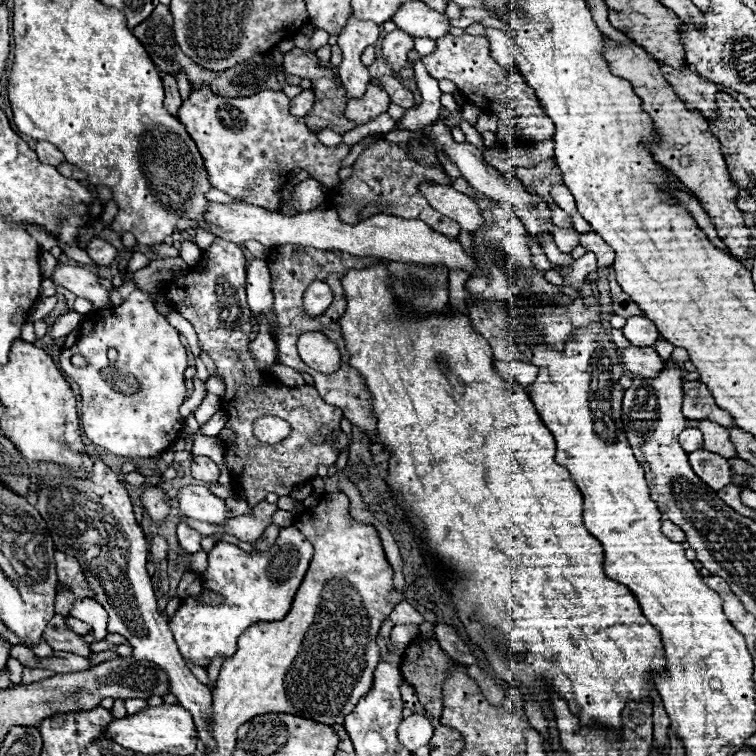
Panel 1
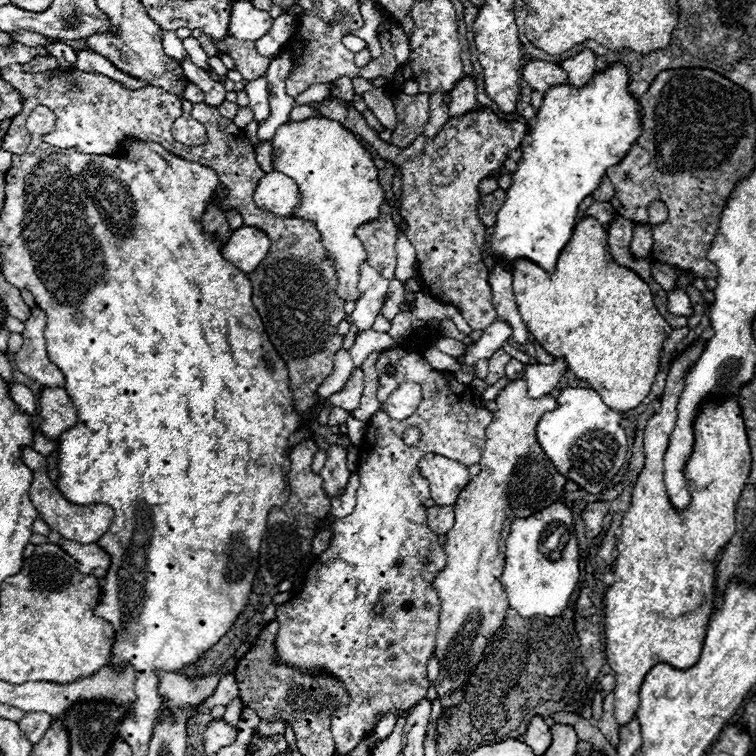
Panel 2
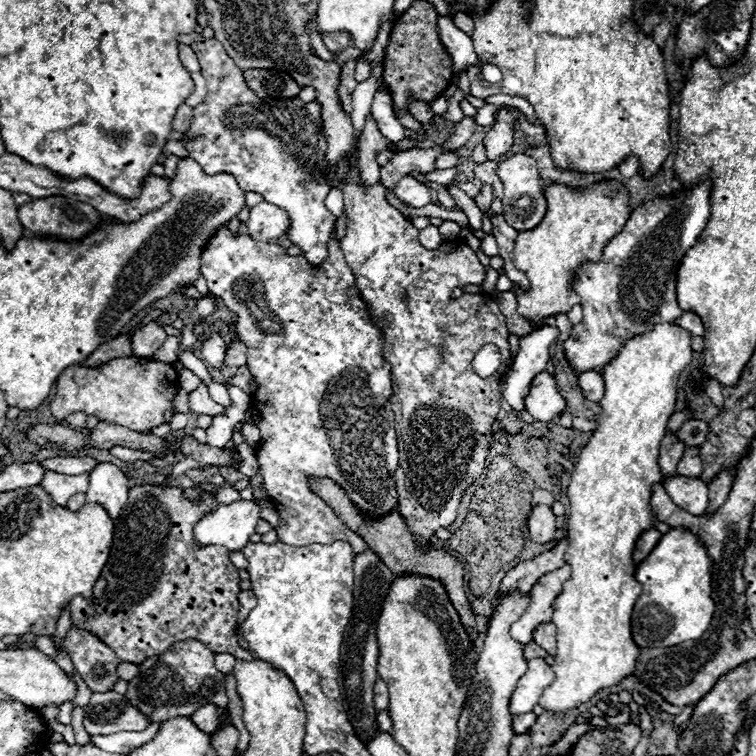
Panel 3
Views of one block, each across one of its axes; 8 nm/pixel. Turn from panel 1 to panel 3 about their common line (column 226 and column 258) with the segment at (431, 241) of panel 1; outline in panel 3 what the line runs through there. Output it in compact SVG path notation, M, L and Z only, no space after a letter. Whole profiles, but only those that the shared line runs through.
M260 202L258 206L250 208L250 218L246 226L248 226L248 234L254 240L268 242L268 240L274 240L286 234L290 226L290 218L286 216L282 208L270 202Z

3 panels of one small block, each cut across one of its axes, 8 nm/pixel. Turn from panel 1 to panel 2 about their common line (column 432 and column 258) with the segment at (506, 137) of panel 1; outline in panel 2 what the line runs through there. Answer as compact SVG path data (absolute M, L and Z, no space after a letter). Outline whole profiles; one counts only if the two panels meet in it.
M230 36L224 40L214 38L212 42L218 48L218 52L224 52L234 60L234 70L238 70L246 80L256 80L260 76L266 76L270 62L282 54L282 50L278 50L270 58L260 56L256 50L256 42L240 41L236 38L230 38Z

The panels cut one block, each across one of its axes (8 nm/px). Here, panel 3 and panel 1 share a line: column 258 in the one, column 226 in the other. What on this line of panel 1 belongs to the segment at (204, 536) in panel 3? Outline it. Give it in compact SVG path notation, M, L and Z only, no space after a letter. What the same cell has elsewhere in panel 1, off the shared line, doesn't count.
M190 484L184 486L178 492L178 504L180 512L188 518L212 522L212 524L222 524L228 520L228 508L224 500L216 498L206 486L200 484Z

